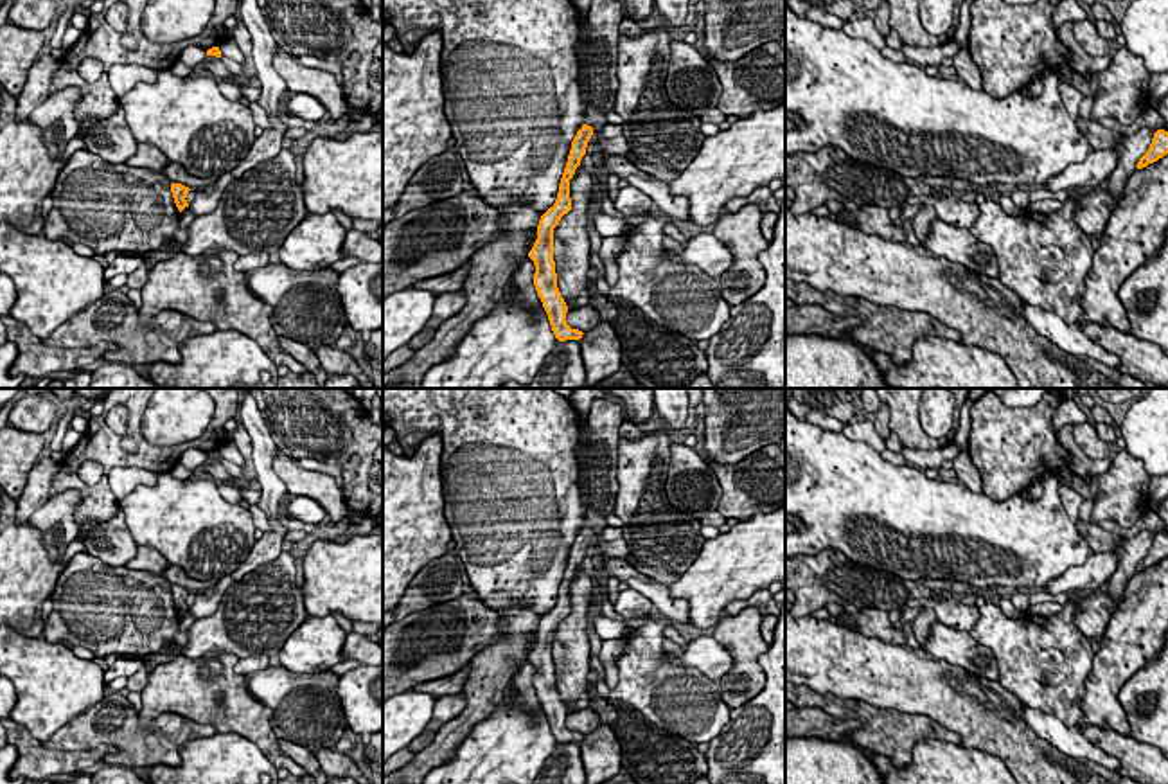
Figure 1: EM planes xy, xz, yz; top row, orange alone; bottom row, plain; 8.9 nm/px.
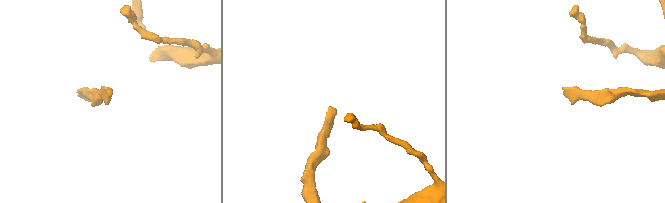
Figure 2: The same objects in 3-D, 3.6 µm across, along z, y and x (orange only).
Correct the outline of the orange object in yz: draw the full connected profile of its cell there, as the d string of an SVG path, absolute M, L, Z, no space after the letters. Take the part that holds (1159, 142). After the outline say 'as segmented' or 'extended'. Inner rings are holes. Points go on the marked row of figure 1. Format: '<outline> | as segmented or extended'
M1157 129L1154 133L1154 138L1152 138L1152 144L1150 144L1148 151L1139 158L1136 167L1143 169L1148 164L1157 162L1164 155L1168 155L1168 131Z | as segmented

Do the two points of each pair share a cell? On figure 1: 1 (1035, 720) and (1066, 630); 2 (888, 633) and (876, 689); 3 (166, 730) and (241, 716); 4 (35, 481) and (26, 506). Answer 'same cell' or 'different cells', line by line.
1: different cells
2: different cells
3: different cells
4: same cell

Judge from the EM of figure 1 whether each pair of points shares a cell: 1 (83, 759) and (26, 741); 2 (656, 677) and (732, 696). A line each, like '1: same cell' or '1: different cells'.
1: same cell
2: different cells

